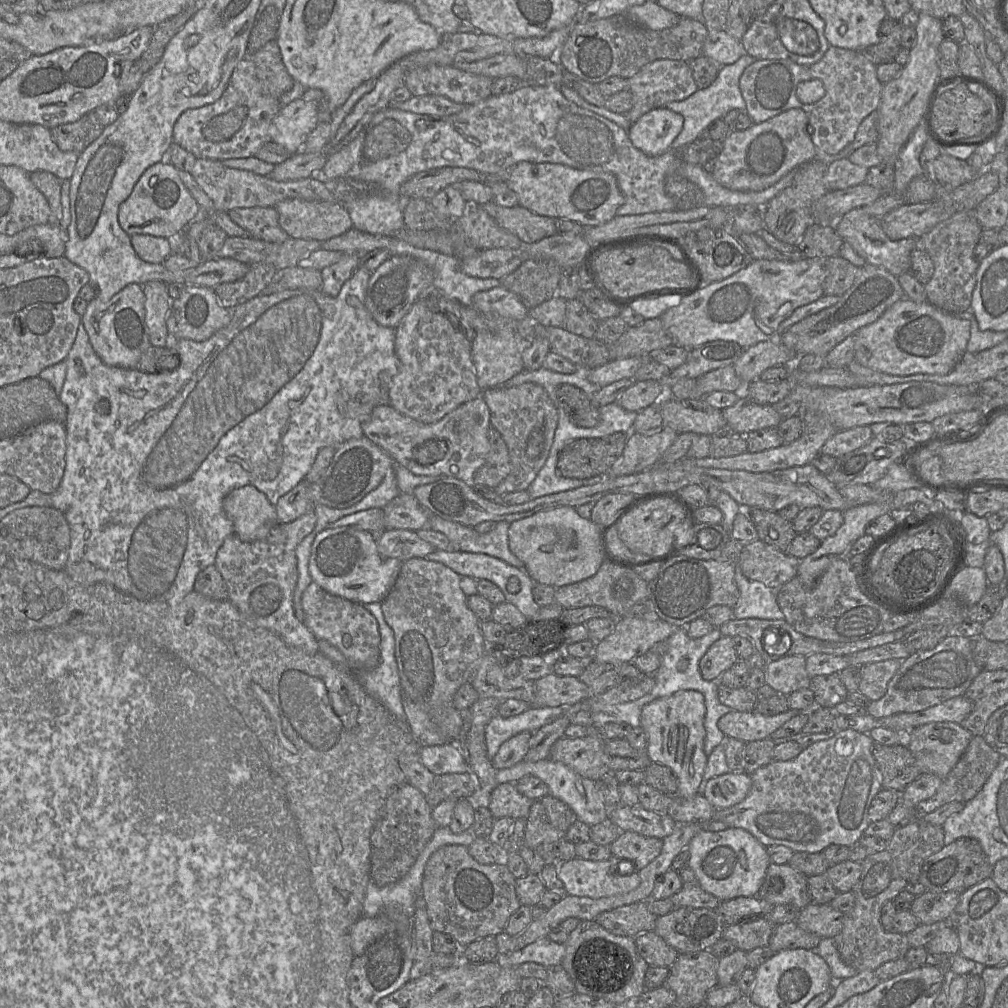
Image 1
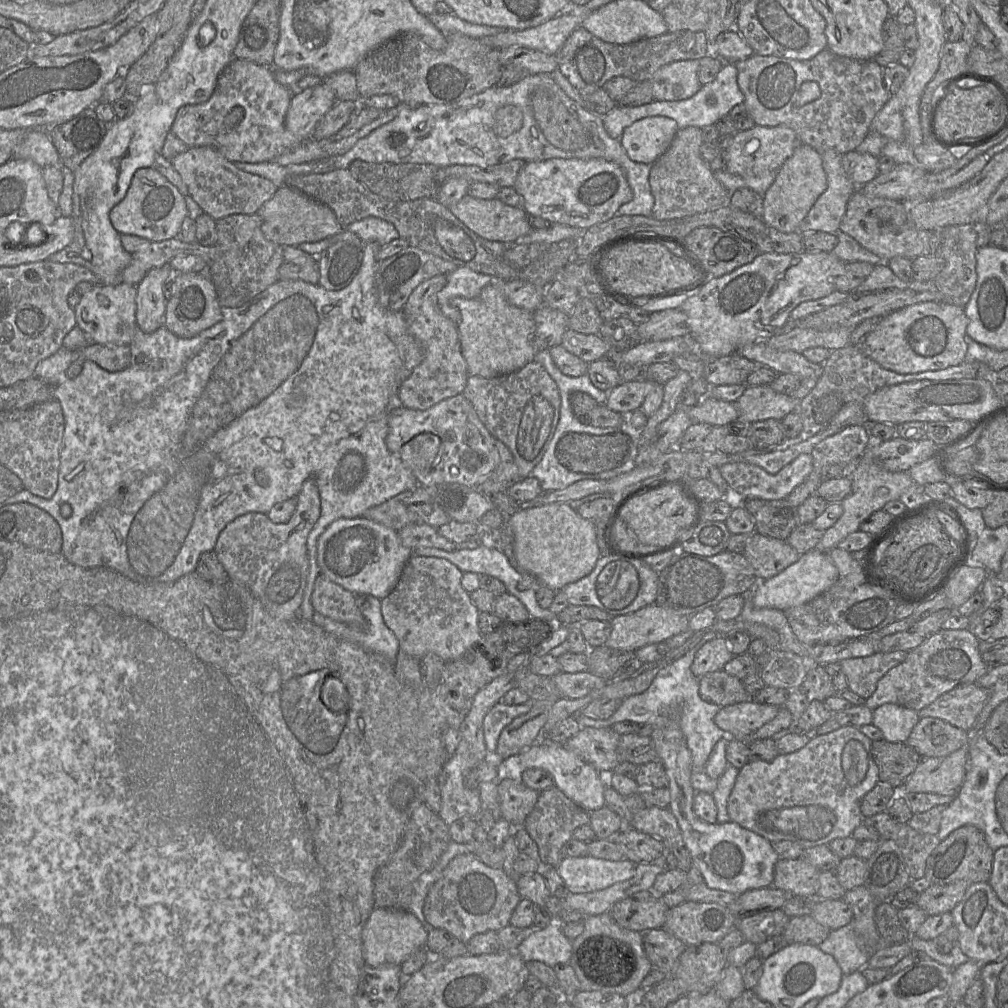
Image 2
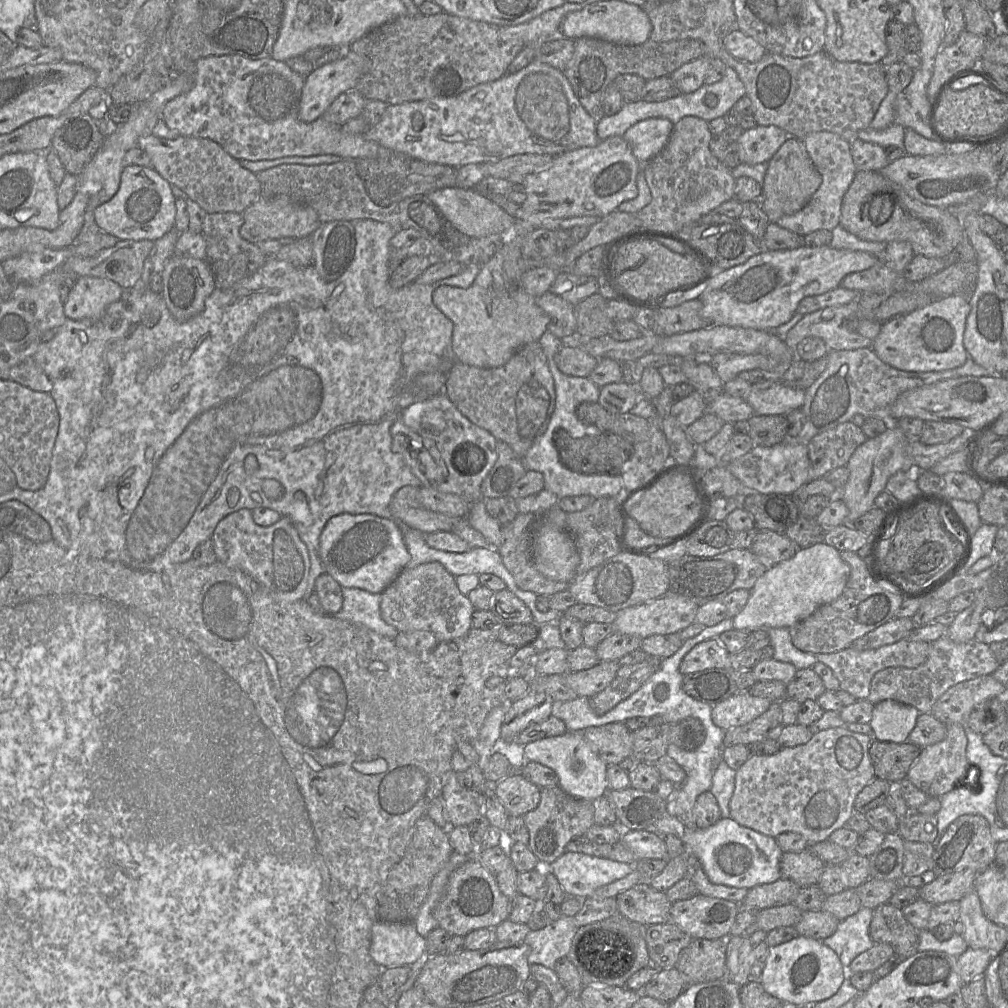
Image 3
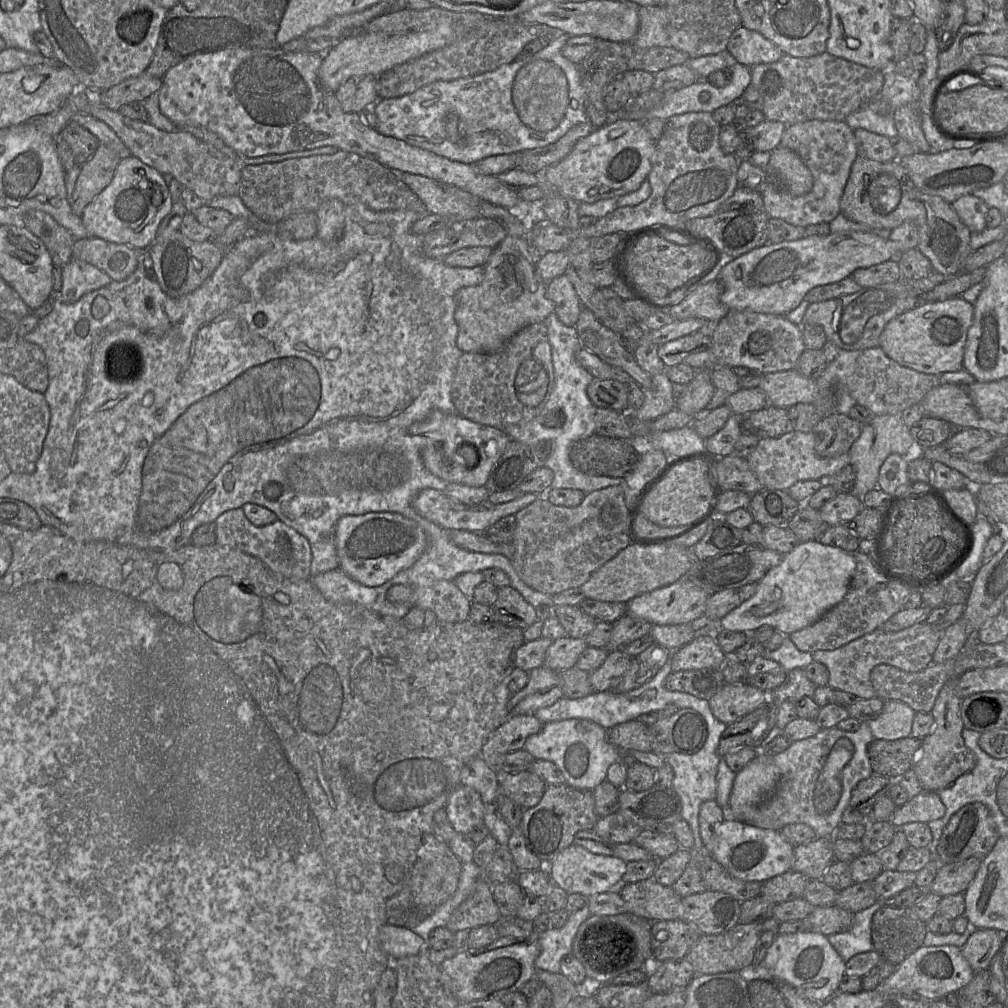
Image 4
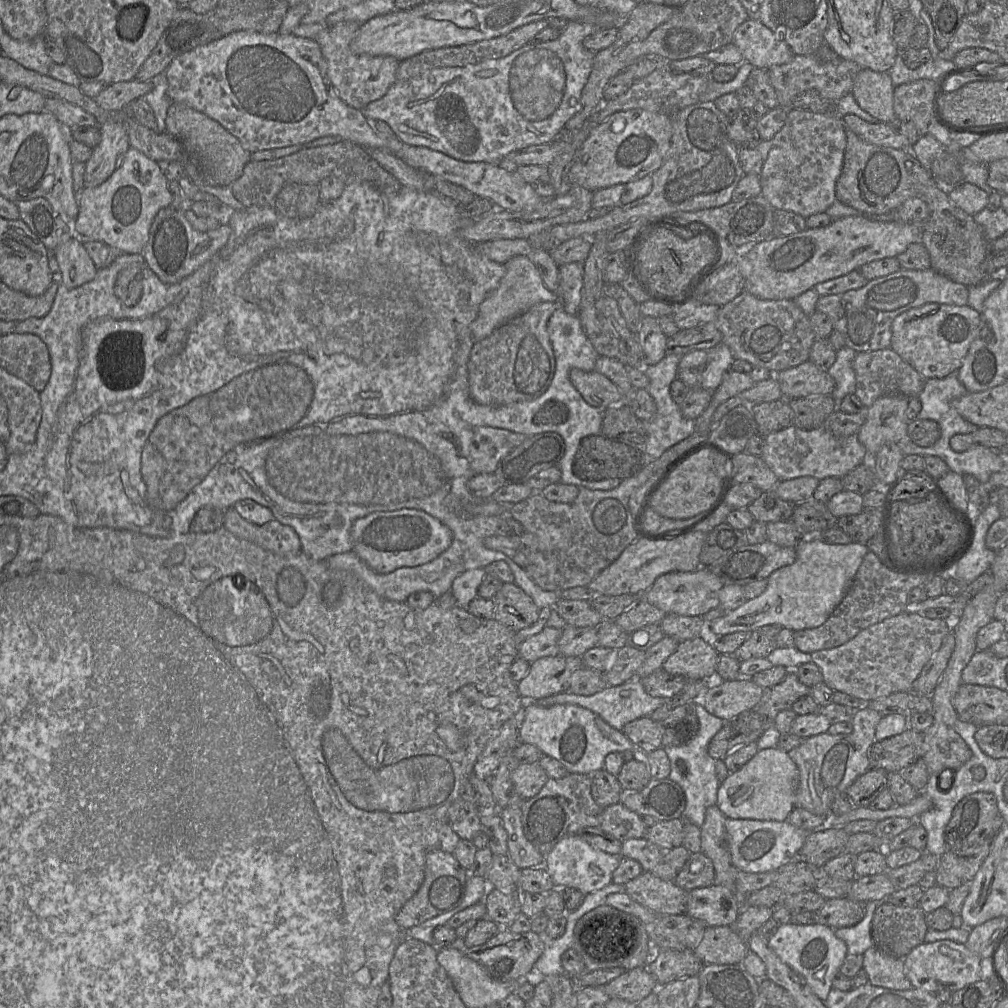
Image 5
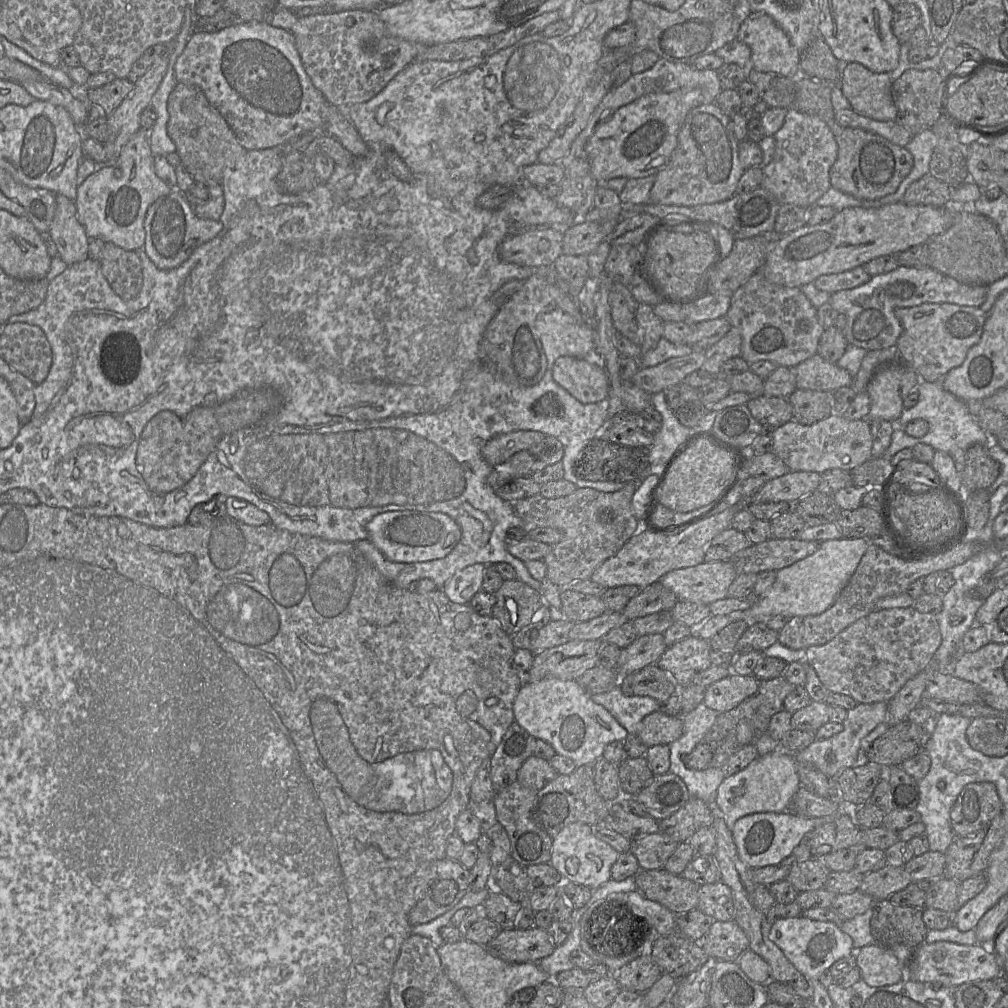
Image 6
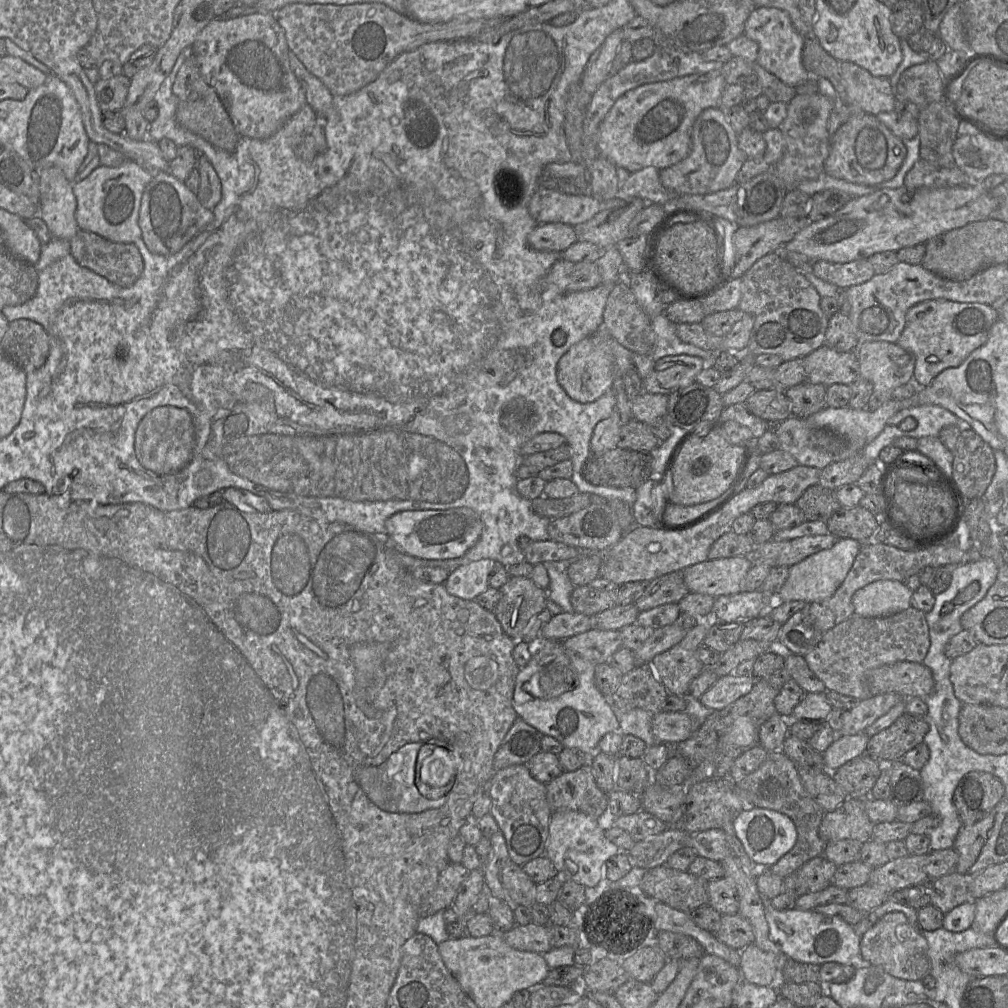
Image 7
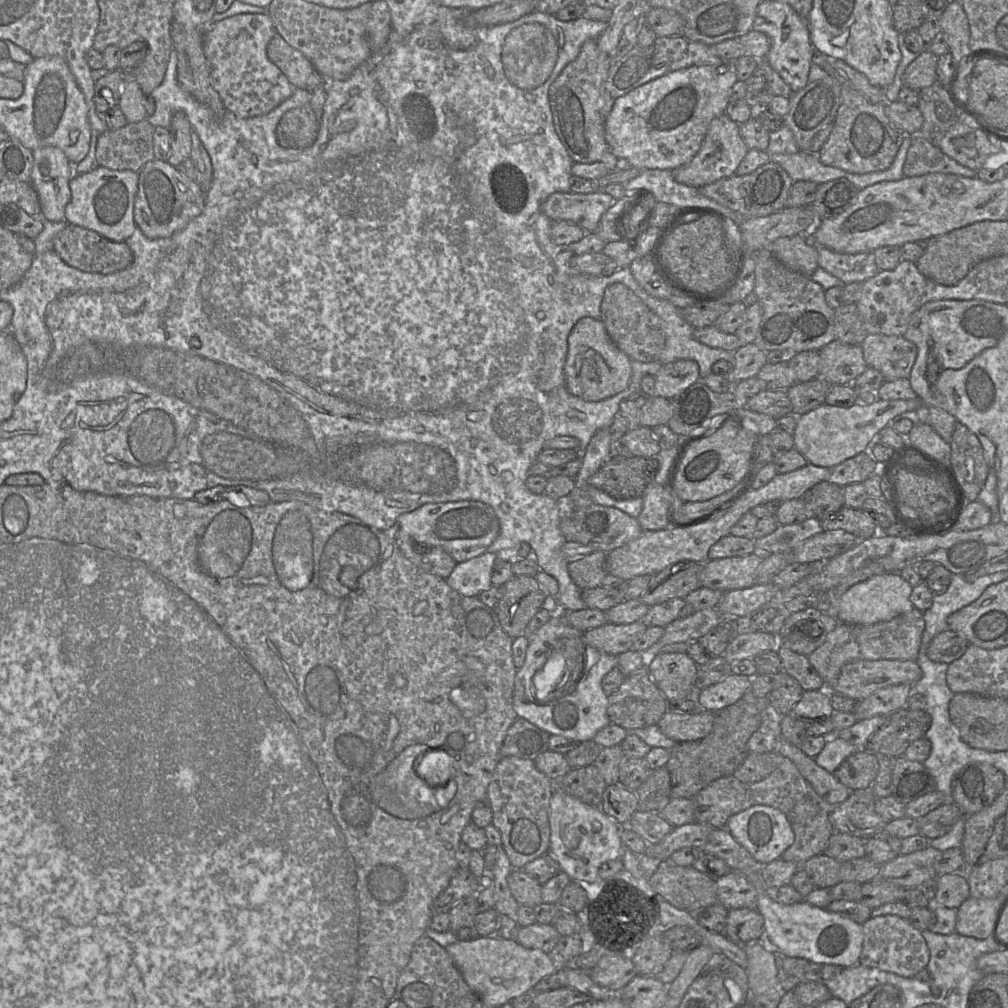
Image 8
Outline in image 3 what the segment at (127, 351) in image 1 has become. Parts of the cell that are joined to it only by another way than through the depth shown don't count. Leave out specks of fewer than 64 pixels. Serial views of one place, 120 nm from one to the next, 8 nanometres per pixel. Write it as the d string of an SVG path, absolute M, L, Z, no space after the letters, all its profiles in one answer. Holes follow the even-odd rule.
M78 277L64 304L64 313L72 320L99 320L107 307L118 301L124 289L116 282L98 277Z

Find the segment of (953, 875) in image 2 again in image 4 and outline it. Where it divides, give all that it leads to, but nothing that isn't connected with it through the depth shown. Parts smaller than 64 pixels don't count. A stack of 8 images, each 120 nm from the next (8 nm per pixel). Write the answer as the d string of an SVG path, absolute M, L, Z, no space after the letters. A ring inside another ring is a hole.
M972 802L960 808L945 825L937 849L935 859L939 866L957 863L970 857L983 859L994 848L1000 837L991 812L981 802Z

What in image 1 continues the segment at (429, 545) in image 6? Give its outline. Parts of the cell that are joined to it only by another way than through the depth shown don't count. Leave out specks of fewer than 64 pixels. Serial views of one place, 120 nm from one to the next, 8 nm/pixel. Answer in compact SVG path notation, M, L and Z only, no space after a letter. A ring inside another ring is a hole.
M348 527L324 529L316 536L311 548L308 569L312 581L331 594L362 605L381 603L393 588L403 561L383 558L378 552L376 539L377 534Z

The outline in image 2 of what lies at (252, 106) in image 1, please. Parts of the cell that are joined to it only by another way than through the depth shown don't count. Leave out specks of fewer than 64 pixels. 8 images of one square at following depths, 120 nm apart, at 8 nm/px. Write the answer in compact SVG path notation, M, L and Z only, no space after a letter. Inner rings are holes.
M233 58L220 73L215 90L209 100L201 104L185 105L176 113L170 131L188 148L211 147L231 162L270 162L302 141L285 127L285 117L293 91L281 85L274 76L274 67Z

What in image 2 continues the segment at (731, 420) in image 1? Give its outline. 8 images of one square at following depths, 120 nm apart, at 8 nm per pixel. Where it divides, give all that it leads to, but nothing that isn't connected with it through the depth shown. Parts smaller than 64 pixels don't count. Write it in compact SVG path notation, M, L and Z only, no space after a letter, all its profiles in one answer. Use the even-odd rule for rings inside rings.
M770 385L747 386L742 396L734 403L739 420L751 424L767 419L781 421L791 412L798 411L800 401L774 391Z

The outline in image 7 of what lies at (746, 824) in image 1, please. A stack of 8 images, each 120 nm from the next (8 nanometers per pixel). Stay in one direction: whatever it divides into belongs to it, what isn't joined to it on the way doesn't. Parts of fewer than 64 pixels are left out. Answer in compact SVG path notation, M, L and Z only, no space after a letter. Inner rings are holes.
M895 693L872 695L860 700L853 709L844 712L844 724L838 735L854 735L864 732L878 718L885 715L893 706L904 700Z

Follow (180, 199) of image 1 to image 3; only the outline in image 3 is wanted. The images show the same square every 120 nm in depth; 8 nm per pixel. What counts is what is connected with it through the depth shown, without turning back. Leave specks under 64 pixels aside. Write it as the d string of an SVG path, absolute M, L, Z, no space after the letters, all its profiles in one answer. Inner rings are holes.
M126 165L121 173L117 193L94 211L95 222L100 230L119 240L156 241L175 225L175 197L171 184L153 168Z

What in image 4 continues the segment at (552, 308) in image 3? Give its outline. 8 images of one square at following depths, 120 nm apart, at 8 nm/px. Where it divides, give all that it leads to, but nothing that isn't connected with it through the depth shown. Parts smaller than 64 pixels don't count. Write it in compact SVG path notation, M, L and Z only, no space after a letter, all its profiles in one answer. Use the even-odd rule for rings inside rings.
M566 274L555 277L547 284L546 295L555 303L559 320L566 326L575 327L583 306Z

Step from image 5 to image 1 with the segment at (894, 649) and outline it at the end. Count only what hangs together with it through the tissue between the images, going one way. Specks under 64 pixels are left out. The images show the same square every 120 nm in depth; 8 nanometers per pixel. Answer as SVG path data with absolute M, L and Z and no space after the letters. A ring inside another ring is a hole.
M885 660L862 665L858 691L870 701L884 696L887 685L898 670L902 660Z

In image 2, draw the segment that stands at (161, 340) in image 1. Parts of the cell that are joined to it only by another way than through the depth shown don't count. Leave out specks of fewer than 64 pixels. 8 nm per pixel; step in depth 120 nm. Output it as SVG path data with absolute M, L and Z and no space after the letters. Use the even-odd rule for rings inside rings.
M165 265L151 269L143 280L136 286L136 322L137 326L145 333L152 333L158 328L164 326L167 299L163 294L163 284L168 277L174 275L175 272L169 265Z

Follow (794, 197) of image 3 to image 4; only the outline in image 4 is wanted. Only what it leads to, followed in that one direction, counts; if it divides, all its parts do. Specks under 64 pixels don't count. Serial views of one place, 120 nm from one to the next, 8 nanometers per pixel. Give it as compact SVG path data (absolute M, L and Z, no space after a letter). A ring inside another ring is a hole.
M778 146L771 151L765 172L767 180L792 196L802 196L811 191L813 176L797 153Z

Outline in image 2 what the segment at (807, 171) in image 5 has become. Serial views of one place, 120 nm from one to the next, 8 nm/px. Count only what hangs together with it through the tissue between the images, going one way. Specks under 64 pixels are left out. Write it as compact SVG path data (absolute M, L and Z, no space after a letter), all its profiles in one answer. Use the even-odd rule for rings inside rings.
M828 149L820 155L826 174L827 188L801 222L798 229L801 234L818 231L835 233L845 214L847 202L856 190L856 186L843 169L843 154Z

